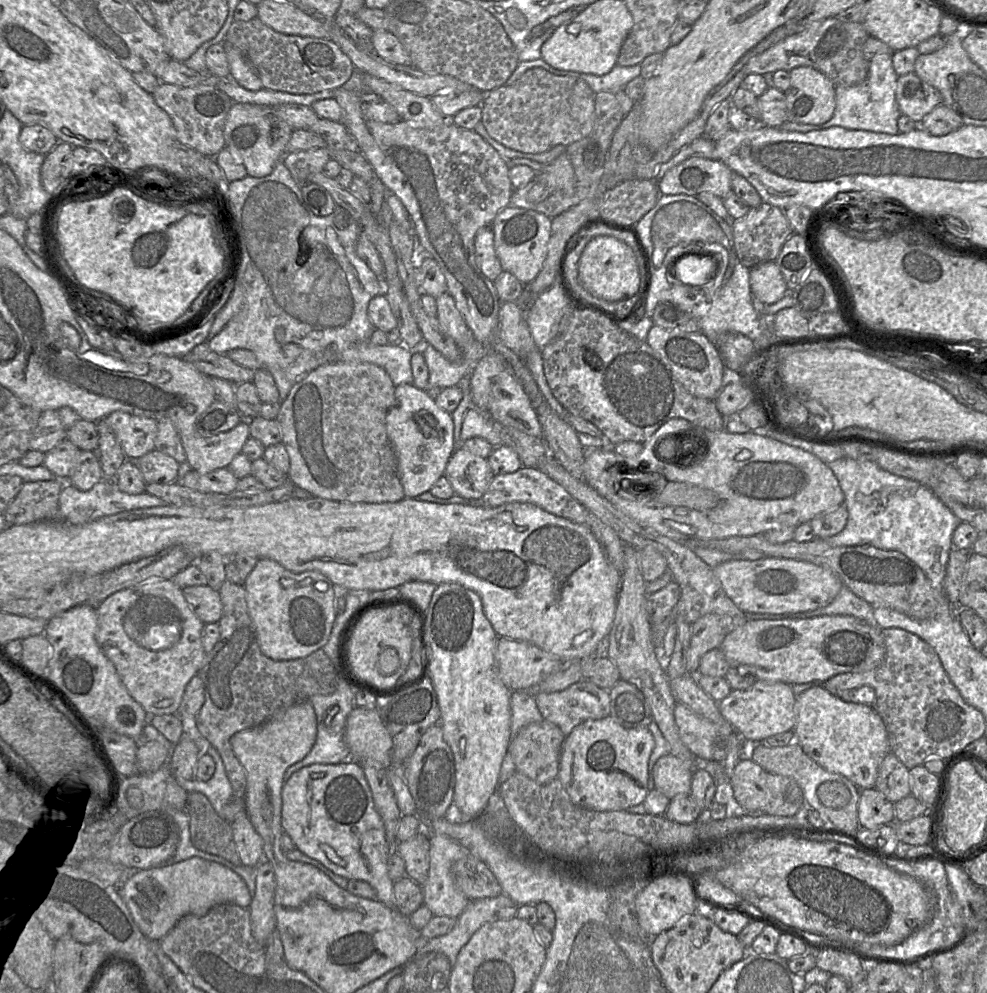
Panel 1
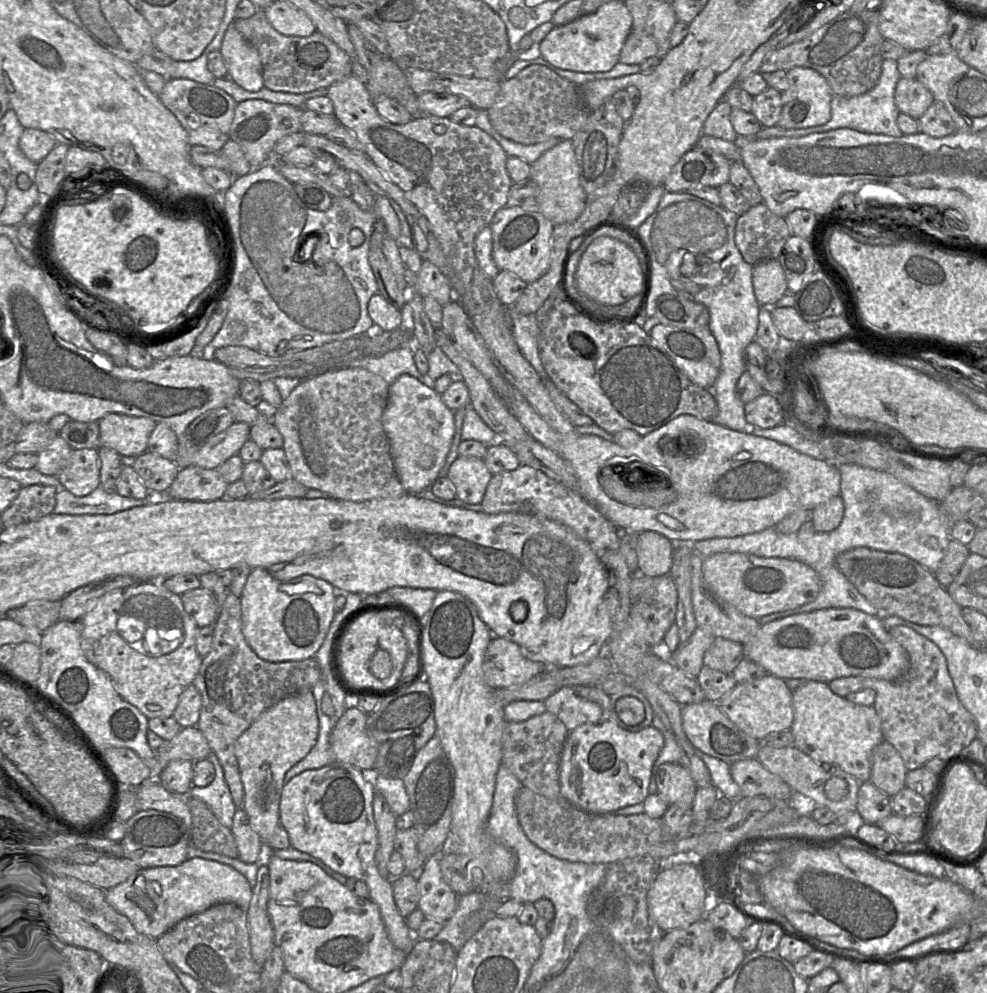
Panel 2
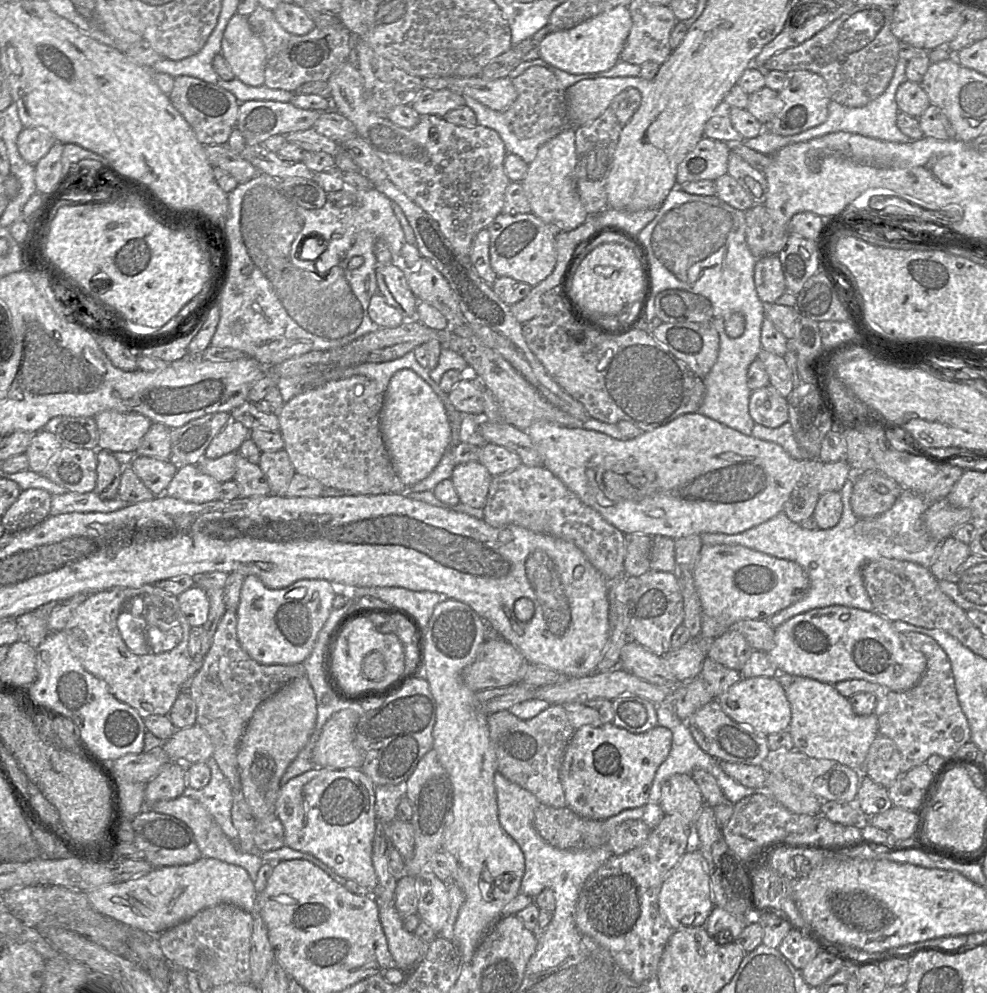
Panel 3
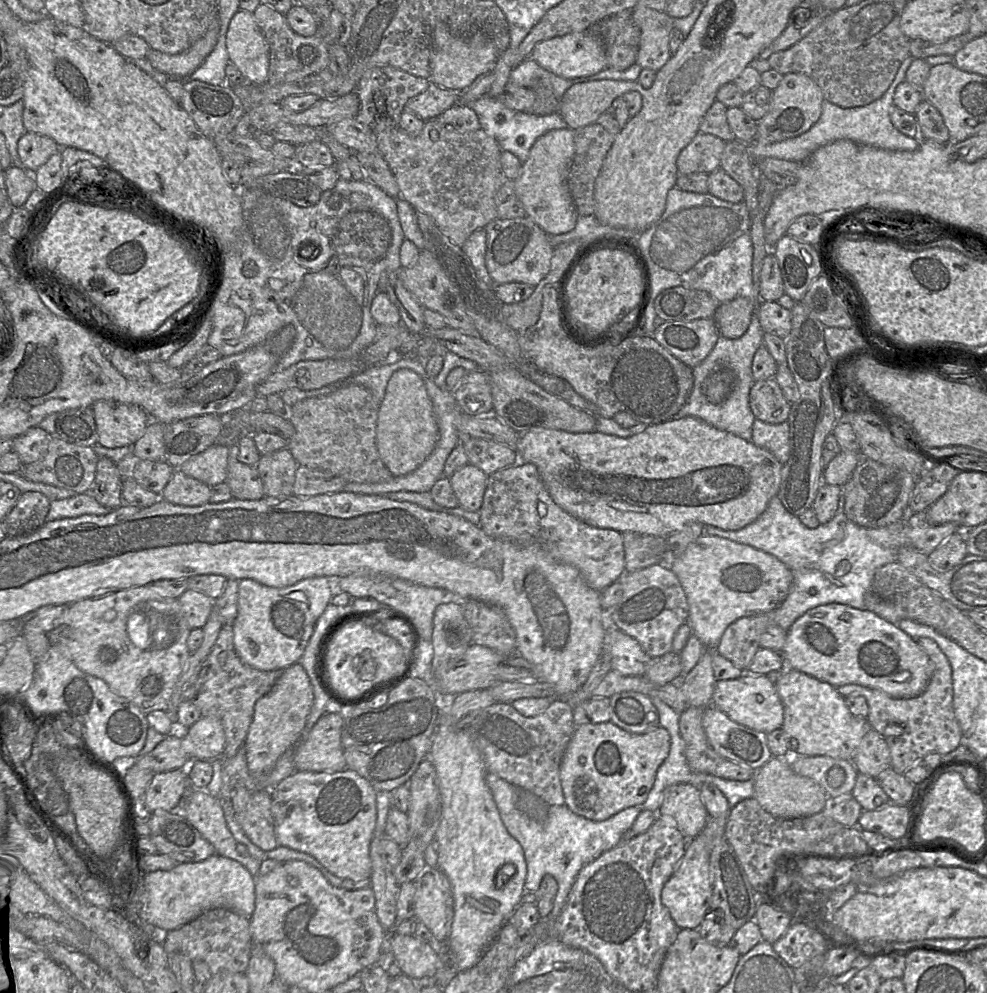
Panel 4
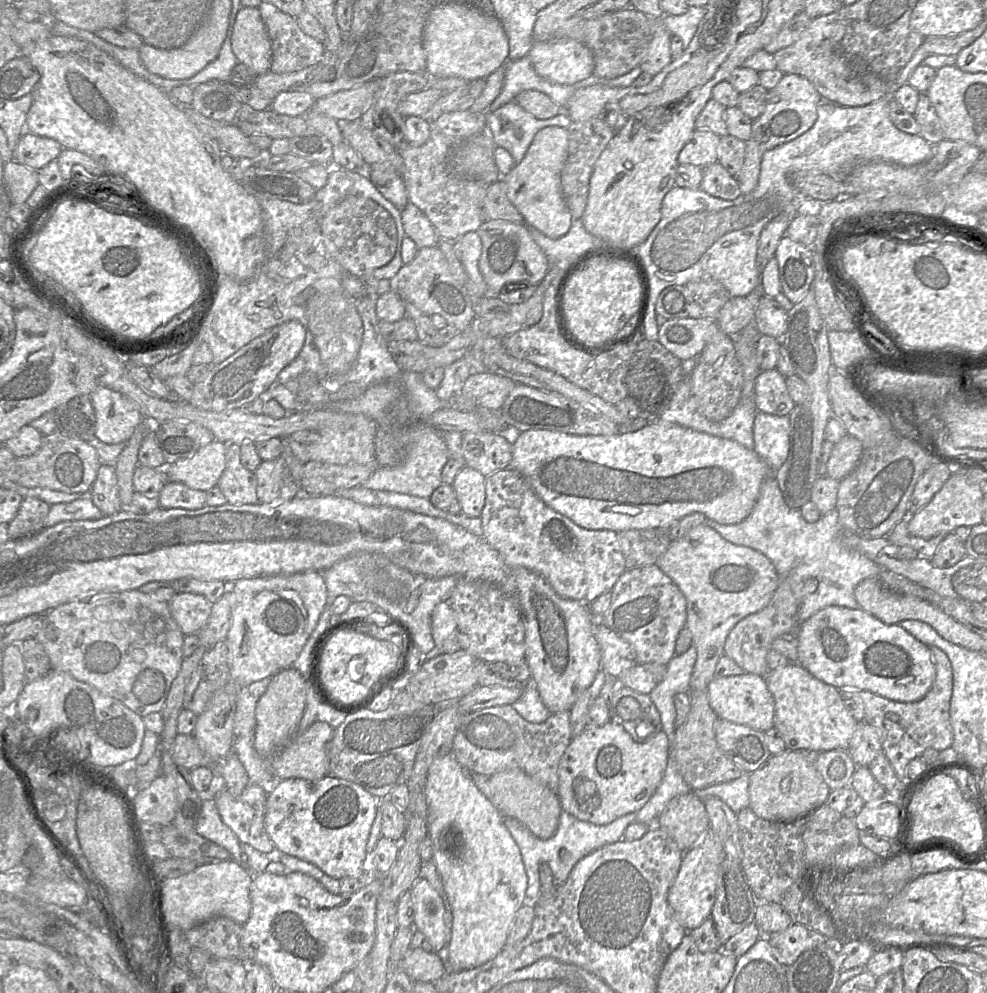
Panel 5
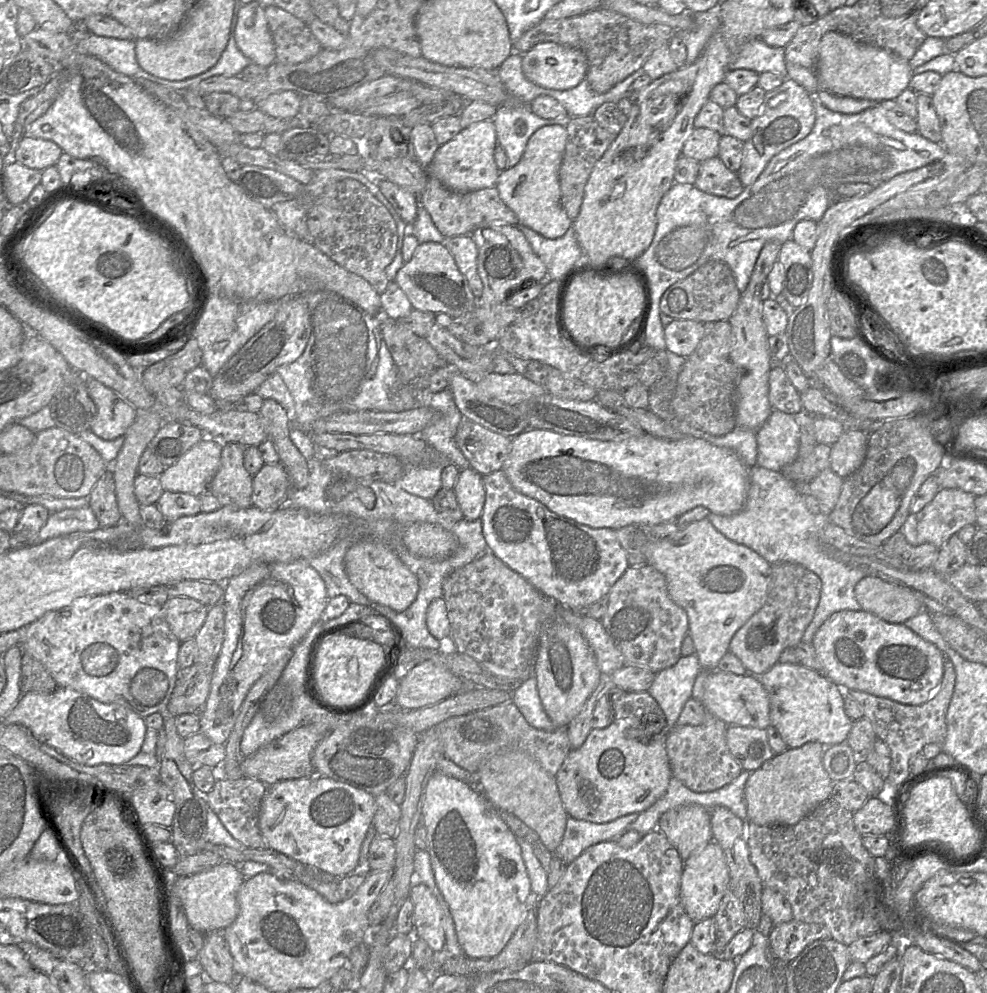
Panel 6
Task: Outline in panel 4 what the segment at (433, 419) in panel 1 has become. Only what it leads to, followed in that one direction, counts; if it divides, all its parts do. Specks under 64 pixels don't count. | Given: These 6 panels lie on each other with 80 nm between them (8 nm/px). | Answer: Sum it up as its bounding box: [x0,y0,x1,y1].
[376,369,439,477]

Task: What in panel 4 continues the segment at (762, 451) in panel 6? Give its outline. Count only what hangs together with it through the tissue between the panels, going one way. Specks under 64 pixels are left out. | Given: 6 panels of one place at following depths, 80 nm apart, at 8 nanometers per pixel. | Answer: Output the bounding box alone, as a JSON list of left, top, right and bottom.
[752,419,790,464]

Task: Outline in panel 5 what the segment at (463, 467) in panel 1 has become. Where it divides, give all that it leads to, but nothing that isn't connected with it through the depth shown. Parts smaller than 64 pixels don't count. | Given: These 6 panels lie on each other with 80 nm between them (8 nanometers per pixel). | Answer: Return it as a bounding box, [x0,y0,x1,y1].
[452,466,486,517]

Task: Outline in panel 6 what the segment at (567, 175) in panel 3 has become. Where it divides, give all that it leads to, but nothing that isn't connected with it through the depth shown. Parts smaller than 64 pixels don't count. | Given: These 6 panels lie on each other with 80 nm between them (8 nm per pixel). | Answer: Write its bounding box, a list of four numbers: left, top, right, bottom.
[497,125,573,239]

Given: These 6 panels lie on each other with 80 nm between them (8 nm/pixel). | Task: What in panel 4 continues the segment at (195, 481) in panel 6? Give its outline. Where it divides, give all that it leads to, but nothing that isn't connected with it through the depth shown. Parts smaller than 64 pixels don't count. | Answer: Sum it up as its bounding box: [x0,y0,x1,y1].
[175,444,229,487]

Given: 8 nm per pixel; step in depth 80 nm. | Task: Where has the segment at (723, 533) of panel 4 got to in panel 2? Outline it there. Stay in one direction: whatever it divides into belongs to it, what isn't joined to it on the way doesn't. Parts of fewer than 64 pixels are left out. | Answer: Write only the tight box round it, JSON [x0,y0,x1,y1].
[691,464,952,625]

